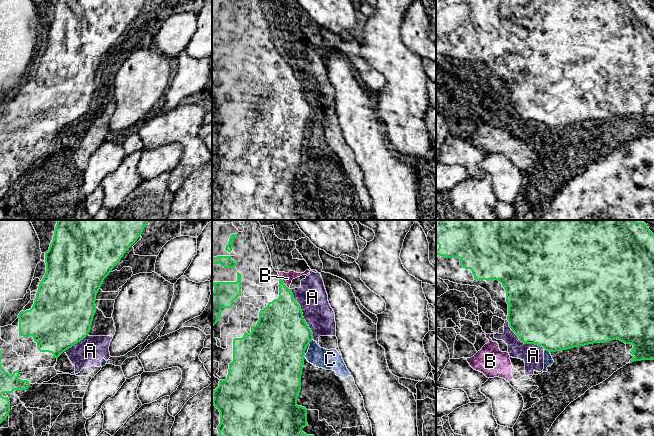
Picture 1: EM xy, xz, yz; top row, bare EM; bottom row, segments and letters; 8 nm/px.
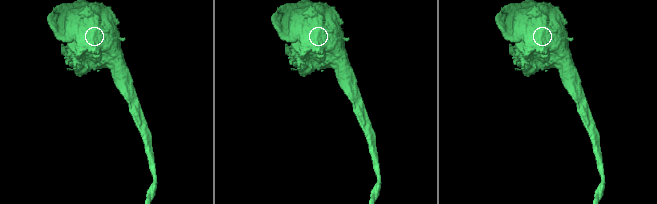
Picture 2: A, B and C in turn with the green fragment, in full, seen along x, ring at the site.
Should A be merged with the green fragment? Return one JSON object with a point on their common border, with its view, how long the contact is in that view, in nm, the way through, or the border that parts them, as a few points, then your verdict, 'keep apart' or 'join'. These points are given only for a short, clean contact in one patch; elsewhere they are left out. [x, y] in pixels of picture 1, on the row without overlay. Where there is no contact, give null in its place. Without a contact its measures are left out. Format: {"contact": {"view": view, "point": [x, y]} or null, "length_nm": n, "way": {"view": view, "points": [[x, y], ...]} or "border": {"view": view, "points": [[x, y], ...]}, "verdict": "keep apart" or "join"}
{"contact": {"view": "xz", "point": [302, 90]}, "length_nm": 440, "border": {"view": "xz", "points": [[290, 65], [313, 114]]}, "verdict": "keep apart"}

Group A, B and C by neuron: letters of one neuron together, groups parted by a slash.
A B C

